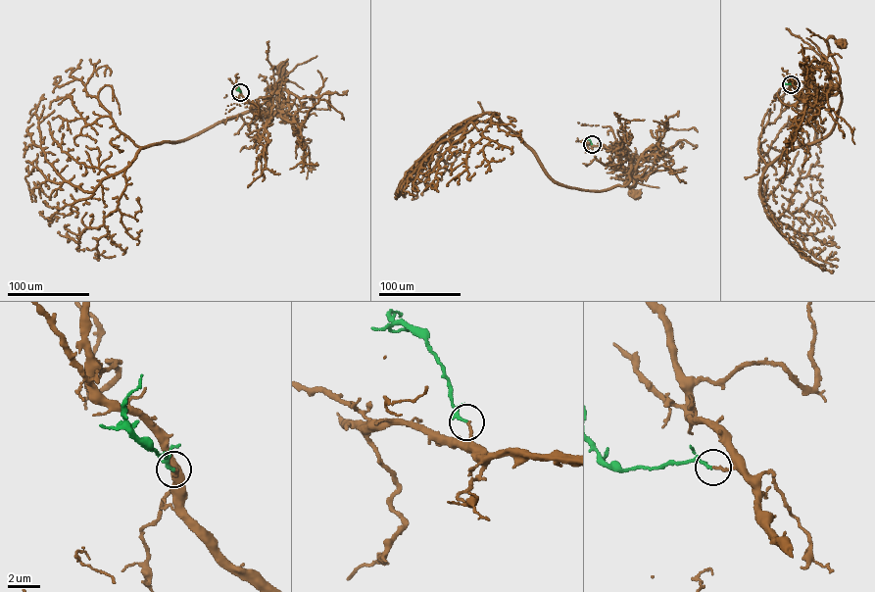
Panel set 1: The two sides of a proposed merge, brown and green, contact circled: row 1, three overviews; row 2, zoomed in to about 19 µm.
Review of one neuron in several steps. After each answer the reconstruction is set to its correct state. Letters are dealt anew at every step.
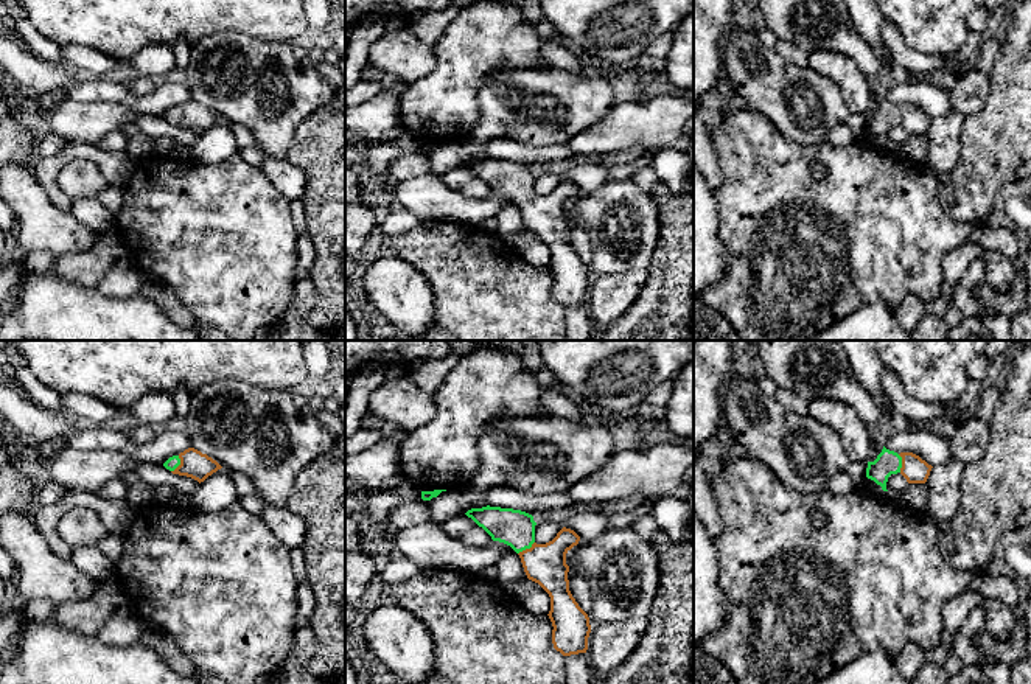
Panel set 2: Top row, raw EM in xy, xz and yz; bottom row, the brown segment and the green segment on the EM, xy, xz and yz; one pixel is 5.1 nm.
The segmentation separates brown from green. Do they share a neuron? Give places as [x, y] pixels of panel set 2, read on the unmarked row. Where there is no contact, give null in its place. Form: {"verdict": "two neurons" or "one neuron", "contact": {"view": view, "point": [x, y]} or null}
{"verdict": "one neuron", "contact": {"view": "xz", "point": [526, 201]}}

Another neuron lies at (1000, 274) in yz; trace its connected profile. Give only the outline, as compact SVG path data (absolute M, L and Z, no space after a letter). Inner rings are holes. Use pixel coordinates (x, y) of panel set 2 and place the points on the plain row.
M989 250L986 252L984 264L984 283L989 284L997 294L1009 297L1017 277L1014 261L997 250Z

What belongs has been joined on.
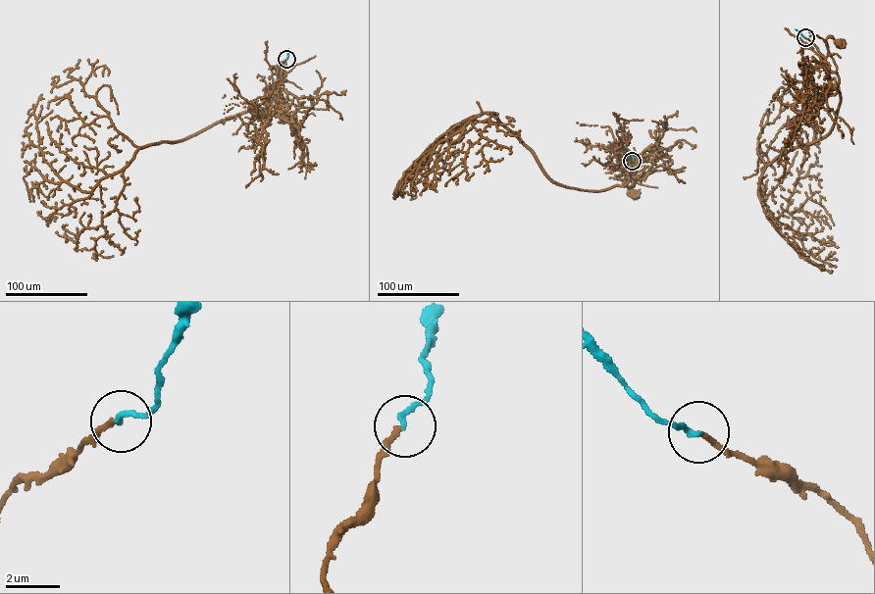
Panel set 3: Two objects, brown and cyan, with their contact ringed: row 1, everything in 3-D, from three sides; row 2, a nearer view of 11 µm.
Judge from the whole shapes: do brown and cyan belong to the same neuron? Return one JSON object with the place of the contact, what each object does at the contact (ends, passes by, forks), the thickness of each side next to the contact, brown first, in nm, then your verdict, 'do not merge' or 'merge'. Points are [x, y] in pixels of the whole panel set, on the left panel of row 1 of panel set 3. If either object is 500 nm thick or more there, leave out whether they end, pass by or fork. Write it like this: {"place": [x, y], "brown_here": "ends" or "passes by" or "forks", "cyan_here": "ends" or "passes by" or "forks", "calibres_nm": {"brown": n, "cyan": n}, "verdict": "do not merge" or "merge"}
{"place": [286, 59], "brown_here": "ends", "cyan_here": "ends", "calibres_nm": {"brown": 180, "cyan": 200}, "verdict": "merge"}

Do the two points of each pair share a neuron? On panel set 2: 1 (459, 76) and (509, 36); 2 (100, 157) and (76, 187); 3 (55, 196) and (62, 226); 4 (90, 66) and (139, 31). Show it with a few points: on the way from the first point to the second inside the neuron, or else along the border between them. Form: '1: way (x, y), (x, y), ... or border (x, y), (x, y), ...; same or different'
1: way (471, 64), (496, 39); same
2: border (59, 170), (75, 159), (89, 159), (108, 184); different
3: border (36, 177), (45, 195), (61, 210), (70, 213); different
4: border (70, 45), (92, 47), (125, 59); different

